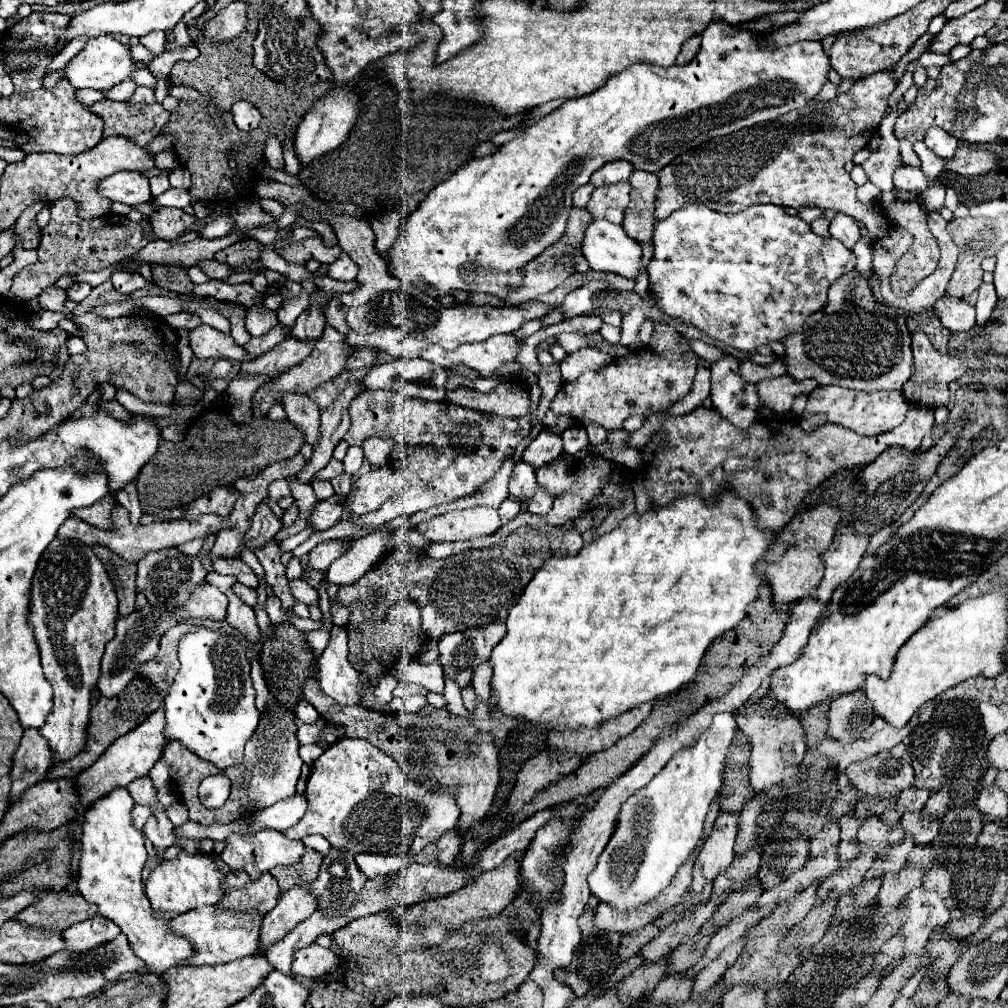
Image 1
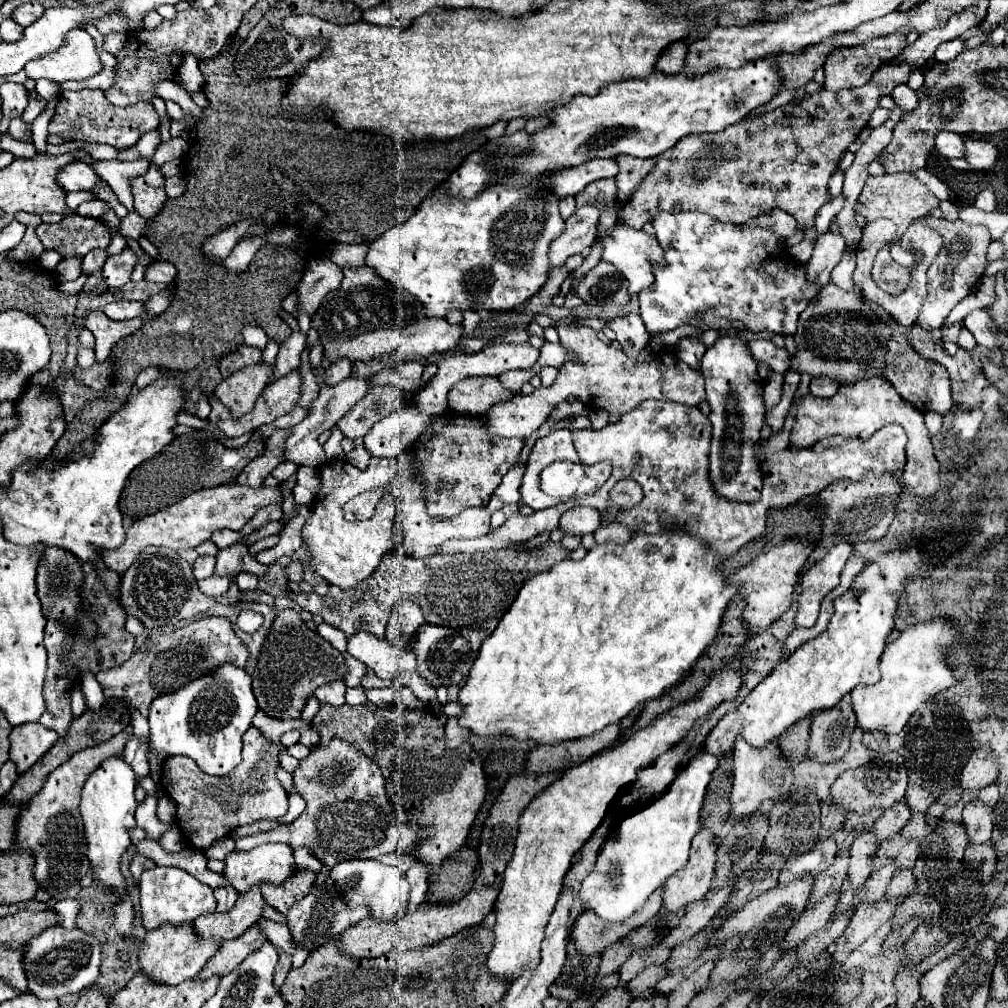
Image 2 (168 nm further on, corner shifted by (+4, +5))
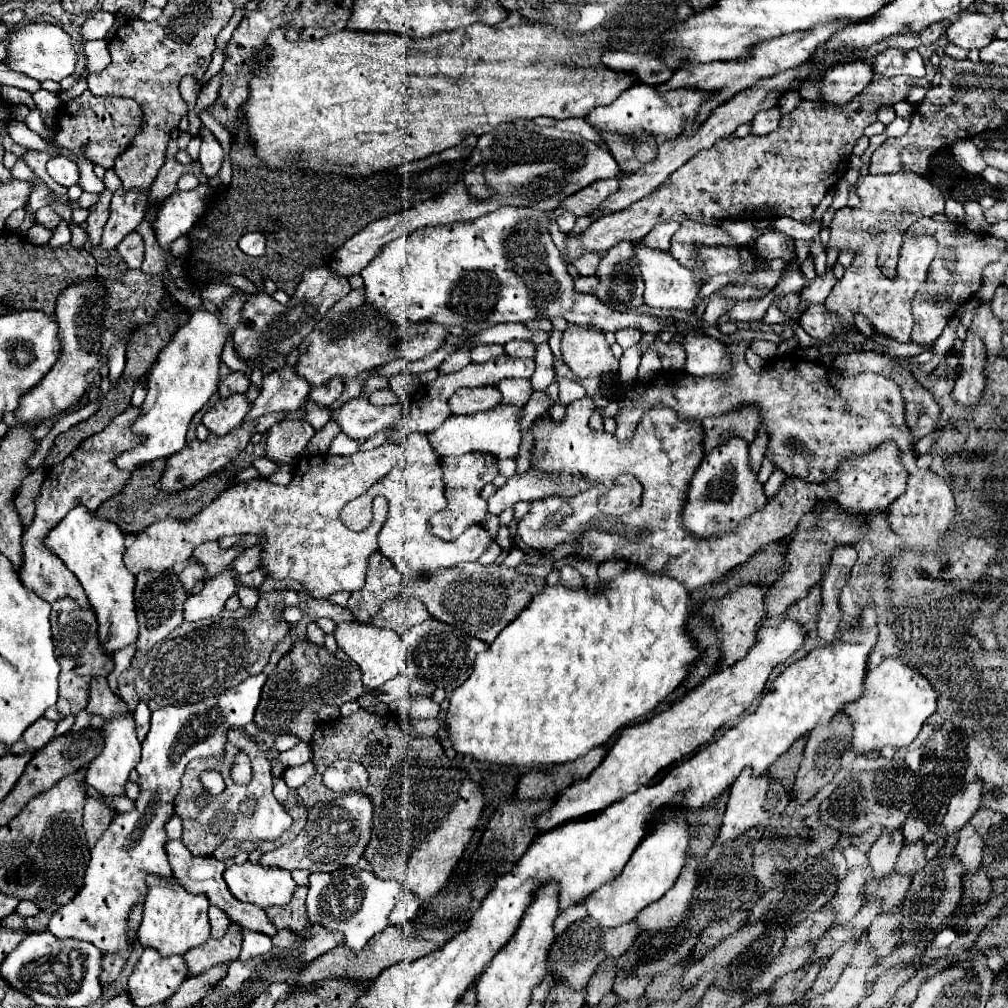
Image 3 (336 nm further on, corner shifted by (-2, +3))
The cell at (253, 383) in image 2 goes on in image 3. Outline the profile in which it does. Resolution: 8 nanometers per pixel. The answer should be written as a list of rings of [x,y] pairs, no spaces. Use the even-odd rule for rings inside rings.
[[[230,395],[226,399],[218,399],[202,417],[202,423],[208,427],[210,433],[226,435],[234,427],[238,427],[250,411],[250,401],[246,395]]]

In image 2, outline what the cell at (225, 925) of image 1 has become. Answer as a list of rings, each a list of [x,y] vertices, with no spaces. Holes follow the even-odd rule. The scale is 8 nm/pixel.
[[[188,923],[188,927],[158,927],[156,931],[148,931],[144,937],[142,949],[138,953],[140,973],[160,985],[162,983],[180,985],[182,981],[196,977],[218,947],[220,943],[210,943],[206,939],[200,939],[192,931],[192,923]]]

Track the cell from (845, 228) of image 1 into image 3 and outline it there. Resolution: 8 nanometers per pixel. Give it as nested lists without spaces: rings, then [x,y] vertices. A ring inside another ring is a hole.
[[[828,267],[826,273],[816,275],[816,277],[810,281],[810,285],[806,285],[806,287],[802,289],[802,293],[800,293],[800,299],[802,299],[802,303],[800,303],[800,313],[802,313],[804,309],[808,309],[810,305],[814,305],[814,303],[824,303],[826,297],[830,295],[834,283],[836,283],[836,277],[834,277],[834,273],[832,273],[832,267]]]

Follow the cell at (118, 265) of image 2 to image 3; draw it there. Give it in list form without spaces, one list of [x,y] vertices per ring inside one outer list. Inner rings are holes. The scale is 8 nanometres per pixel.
[[[136,231],[128,233],[116,249],[118,249],[120,257],[126,261],[128,269],[140,269],[142,259],[144,259],[144,243]]]

